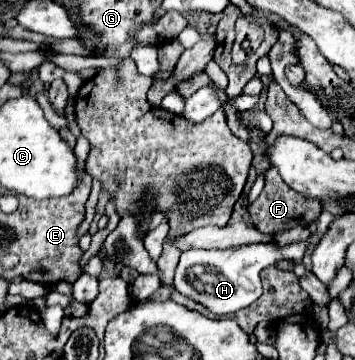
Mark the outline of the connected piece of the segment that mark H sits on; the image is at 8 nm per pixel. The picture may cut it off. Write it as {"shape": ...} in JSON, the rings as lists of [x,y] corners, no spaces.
{"shape":[[[310,238],[286,246],[268,242],[268,244],[234,246],[224,250],[186,250],[182,252],[180,264],[176,268],[174,286],[180,294],[208,306],[210,312],[214,314],[234,314],[242,308],[248,308],[262,295],[263,287],[259,281],[259,274],[264,266],[276,264],[280,260],[302,262],[308,250],[310,250]]]}

